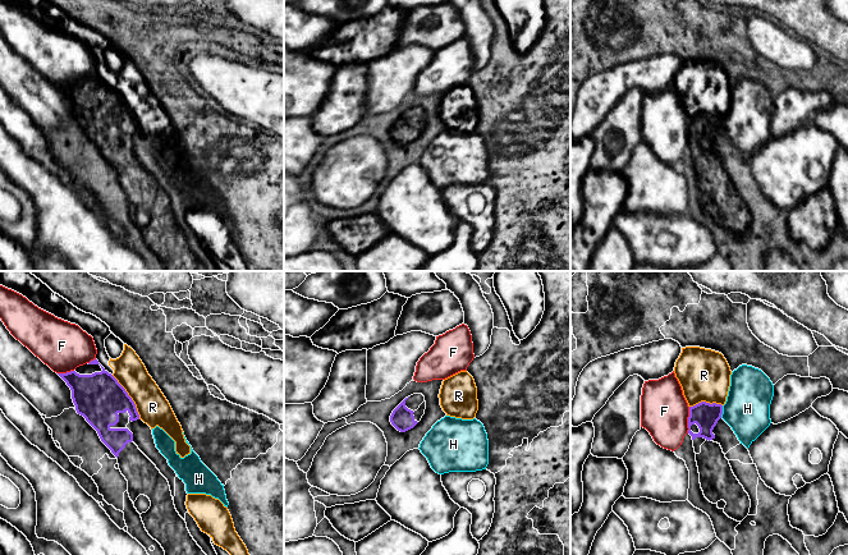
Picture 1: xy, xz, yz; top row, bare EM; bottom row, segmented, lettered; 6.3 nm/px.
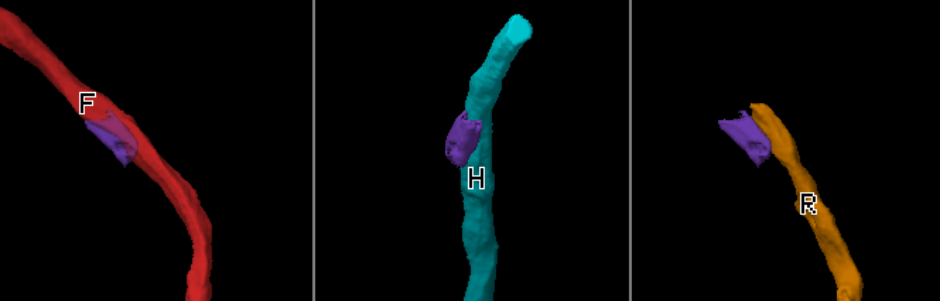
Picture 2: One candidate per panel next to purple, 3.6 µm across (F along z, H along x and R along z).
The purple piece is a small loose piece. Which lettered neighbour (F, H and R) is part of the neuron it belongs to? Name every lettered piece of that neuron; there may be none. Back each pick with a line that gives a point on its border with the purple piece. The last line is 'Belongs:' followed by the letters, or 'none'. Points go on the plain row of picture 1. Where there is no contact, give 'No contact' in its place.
Belongs: none

